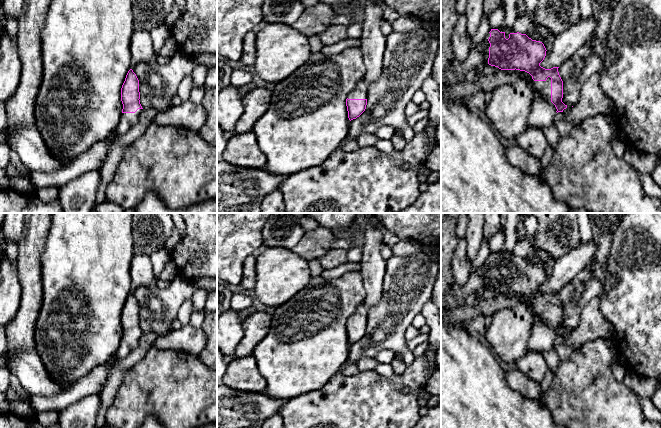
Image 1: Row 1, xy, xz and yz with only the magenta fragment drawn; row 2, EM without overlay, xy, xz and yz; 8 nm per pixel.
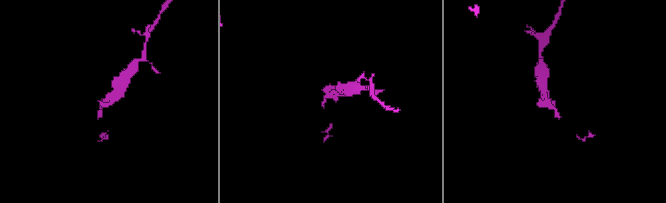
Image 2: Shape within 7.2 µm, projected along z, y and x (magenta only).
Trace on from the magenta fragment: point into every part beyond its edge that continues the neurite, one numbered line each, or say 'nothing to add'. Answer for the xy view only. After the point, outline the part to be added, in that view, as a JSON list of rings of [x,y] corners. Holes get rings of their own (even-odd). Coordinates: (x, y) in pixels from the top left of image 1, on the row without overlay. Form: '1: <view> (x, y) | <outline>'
1: xy (128, 344) | [[[138,333],[135,337],[122,337],[116,358],[122,360],[127,357],[138,346],[141,335],[142,333]]]

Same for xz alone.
1: xz (360, 315) | [[[362,304],[357,310],[348,318],[348,323],[367,323],[368,308]]]

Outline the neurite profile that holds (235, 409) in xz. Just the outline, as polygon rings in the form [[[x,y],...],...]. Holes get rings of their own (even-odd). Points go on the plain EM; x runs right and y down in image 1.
[[[218,385],[217,428],[261,428],[266,419],[279,414],[285,402],[269,397],[265,391],[239,391]]]

